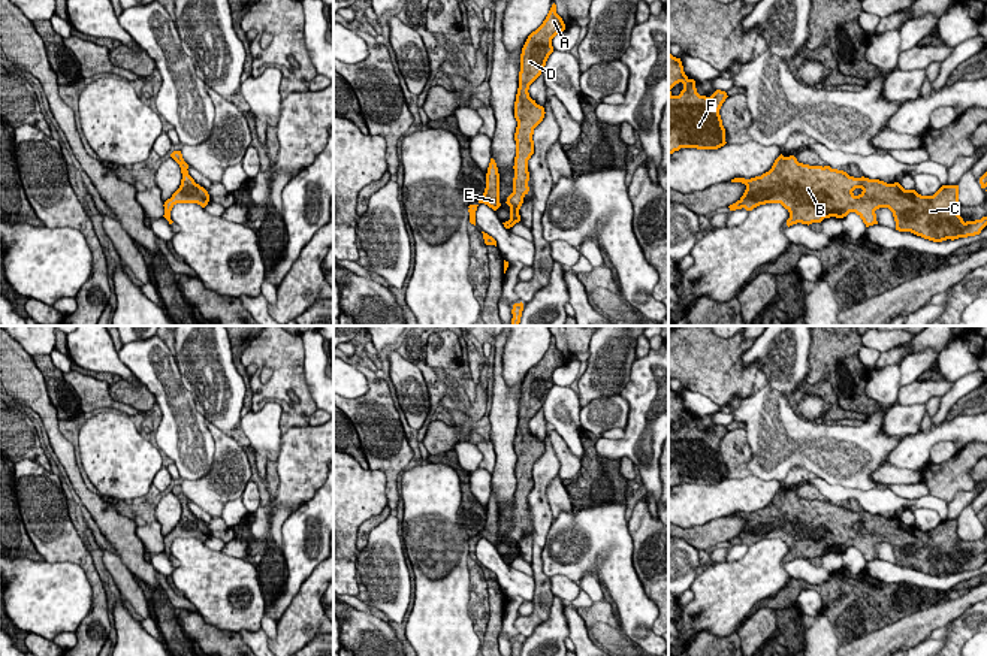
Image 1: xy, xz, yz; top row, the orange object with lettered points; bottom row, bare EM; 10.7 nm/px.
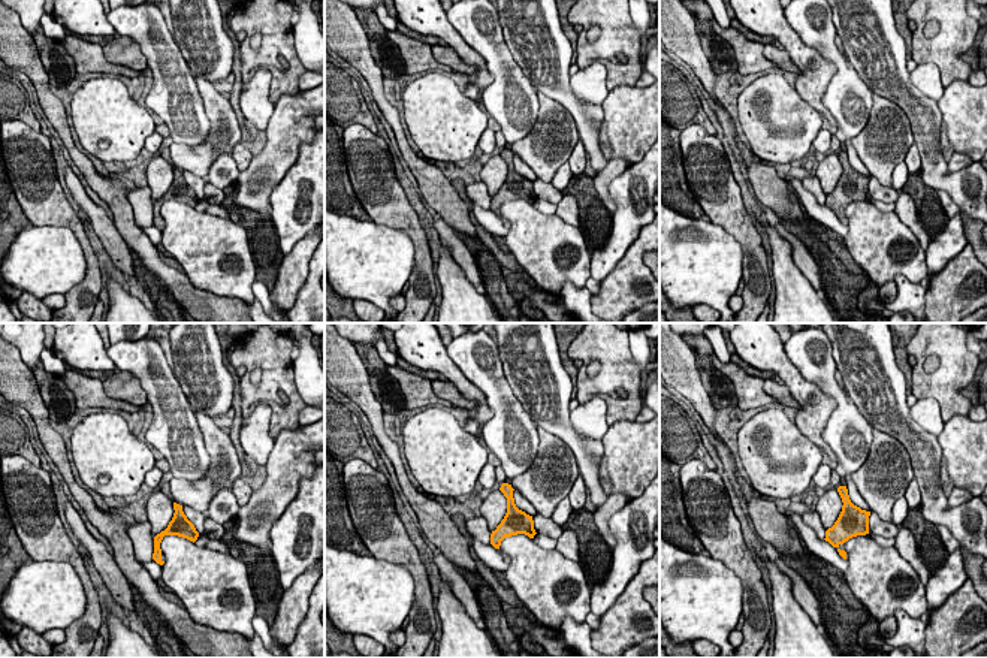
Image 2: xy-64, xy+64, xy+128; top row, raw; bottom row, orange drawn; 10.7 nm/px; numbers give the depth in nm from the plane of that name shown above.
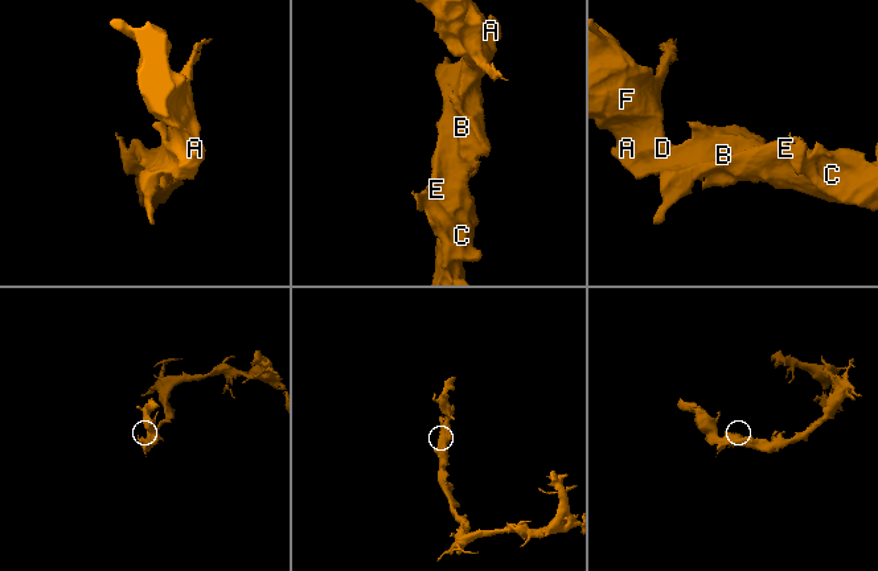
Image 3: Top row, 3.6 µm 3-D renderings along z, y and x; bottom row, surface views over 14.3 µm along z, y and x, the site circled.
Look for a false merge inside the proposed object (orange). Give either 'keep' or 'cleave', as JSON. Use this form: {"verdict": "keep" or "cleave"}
{"verdict": "keep"}

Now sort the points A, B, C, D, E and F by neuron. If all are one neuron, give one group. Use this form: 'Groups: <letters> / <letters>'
Groups: A B C D E F

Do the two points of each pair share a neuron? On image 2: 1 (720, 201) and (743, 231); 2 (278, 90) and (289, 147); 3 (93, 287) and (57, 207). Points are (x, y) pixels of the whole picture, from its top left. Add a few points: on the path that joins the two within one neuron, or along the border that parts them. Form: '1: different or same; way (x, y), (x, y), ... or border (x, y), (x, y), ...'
1: same; way (726, 208), (738, 223)
2: different; border (298, 90), (292, 94), (283, 94), (274, 105)
3: same; way (93, 268), (77, 226)

